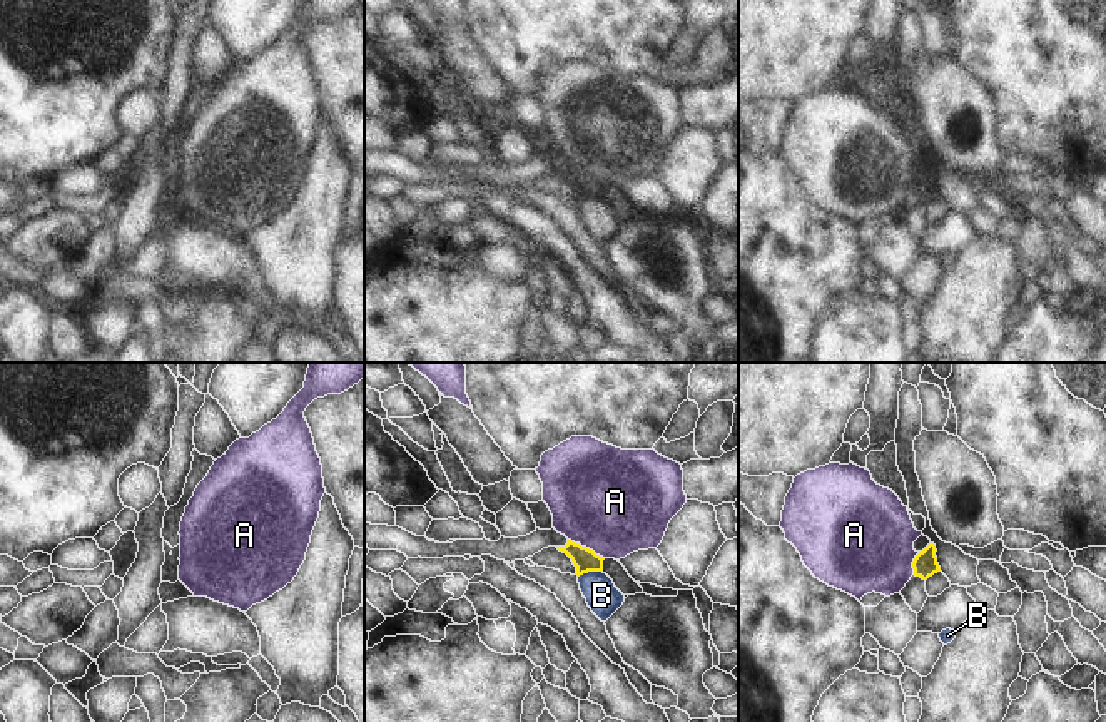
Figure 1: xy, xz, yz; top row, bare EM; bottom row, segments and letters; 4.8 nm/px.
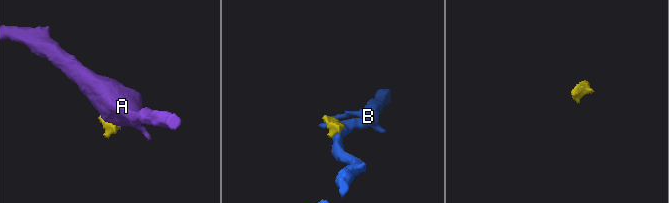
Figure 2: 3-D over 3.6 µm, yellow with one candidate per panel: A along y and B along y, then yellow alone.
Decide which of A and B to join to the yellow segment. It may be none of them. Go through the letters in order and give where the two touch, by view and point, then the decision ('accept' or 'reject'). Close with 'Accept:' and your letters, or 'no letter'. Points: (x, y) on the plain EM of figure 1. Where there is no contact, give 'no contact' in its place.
A: meets yellow in xz at (585, 172); accept
B: meets yellow in xz at (590, 196); reject
Accept: A

